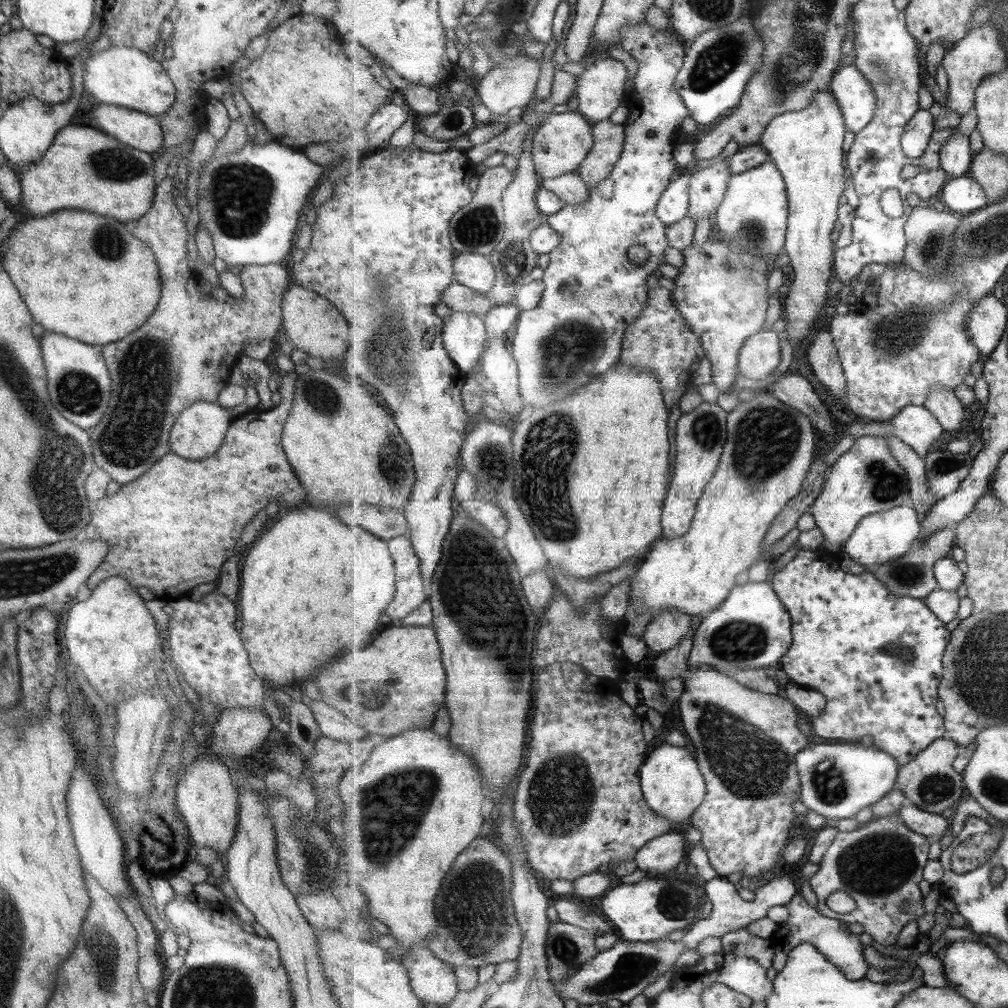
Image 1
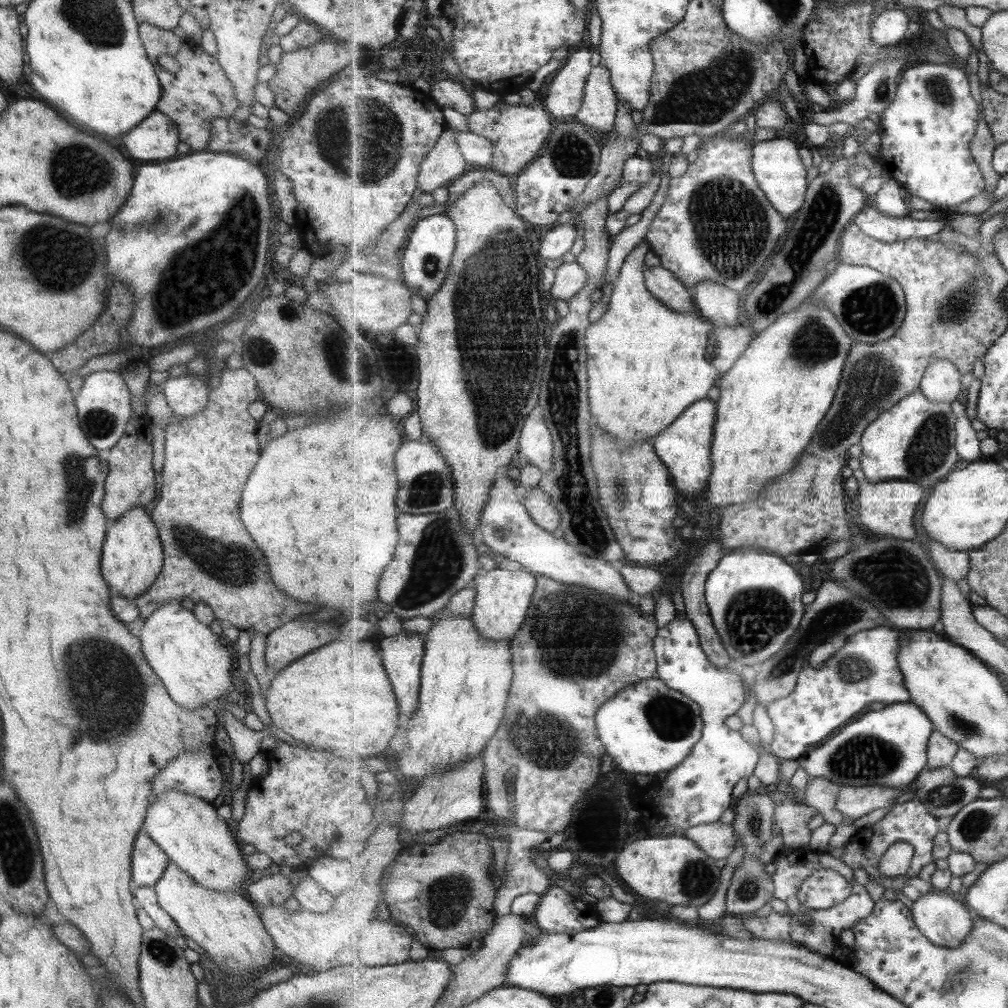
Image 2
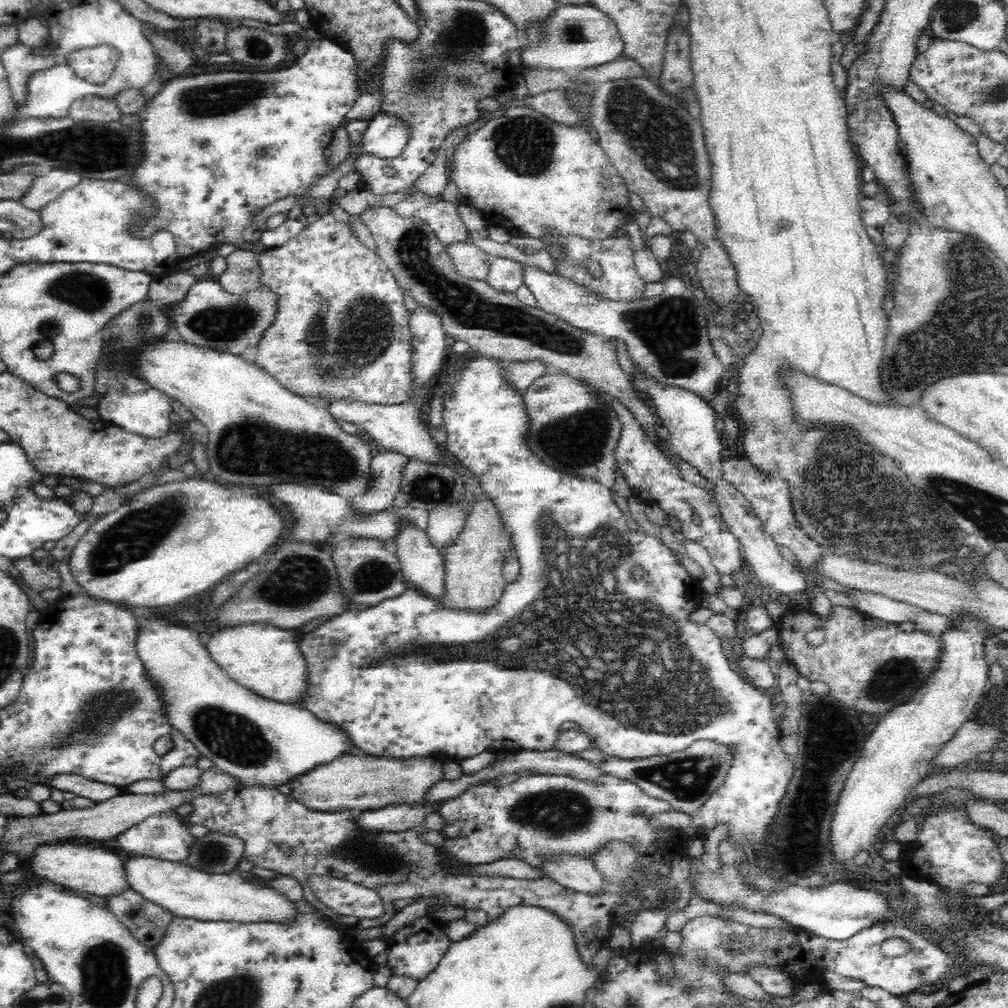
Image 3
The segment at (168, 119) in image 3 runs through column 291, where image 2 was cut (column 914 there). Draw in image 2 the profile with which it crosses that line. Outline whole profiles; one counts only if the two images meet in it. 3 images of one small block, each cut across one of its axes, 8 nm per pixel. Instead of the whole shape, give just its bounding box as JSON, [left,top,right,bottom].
[877,62,985,211]

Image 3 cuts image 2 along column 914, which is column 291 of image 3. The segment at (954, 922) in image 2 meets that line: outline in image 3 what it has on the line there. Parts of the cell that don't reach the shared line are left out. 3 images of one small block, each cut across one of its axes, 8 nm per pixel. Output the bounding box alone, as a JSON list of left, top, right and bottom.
[123,856,296,921]

